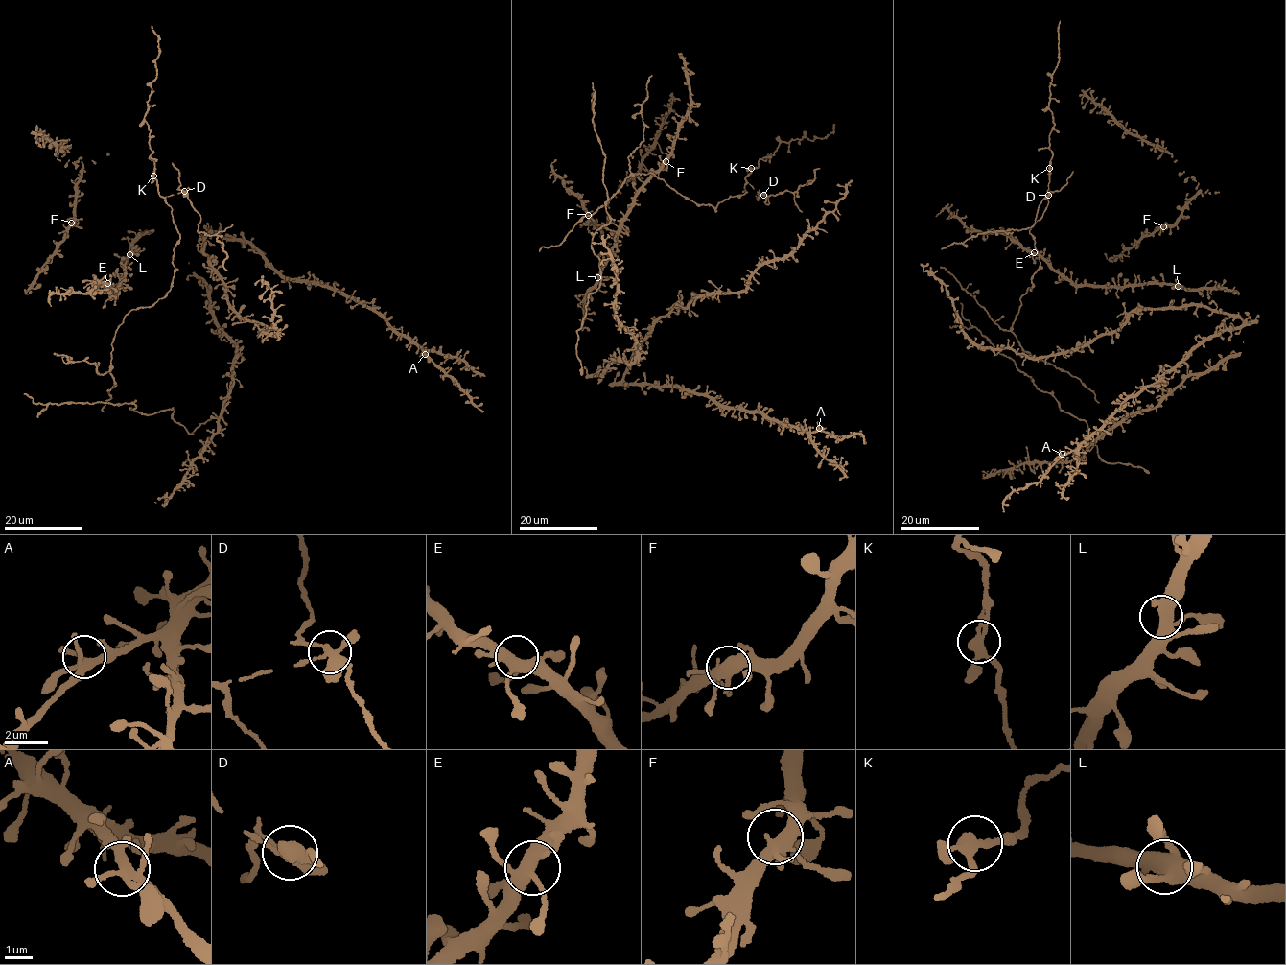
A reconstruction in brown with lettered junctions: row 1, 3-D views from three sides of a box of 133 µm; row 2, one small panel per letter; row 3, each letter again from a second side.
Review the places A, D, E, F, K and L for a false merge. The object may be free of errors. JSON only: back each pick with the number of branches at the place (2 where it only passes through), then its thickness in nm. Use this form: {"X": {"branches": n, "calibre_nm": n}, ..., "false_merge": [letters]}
{"D": {"branches": 5, "calibre_nm": 320}, "false_merge": ["D"]}

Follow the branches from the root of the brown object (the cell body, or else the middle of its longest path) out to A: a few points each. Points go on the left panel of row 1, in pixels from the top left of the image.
A: (255, 282), (271, 290), (276, 334), (229, 308), (204, 235), (251, 244), (285, 277), (354, 297), (425, 354)

